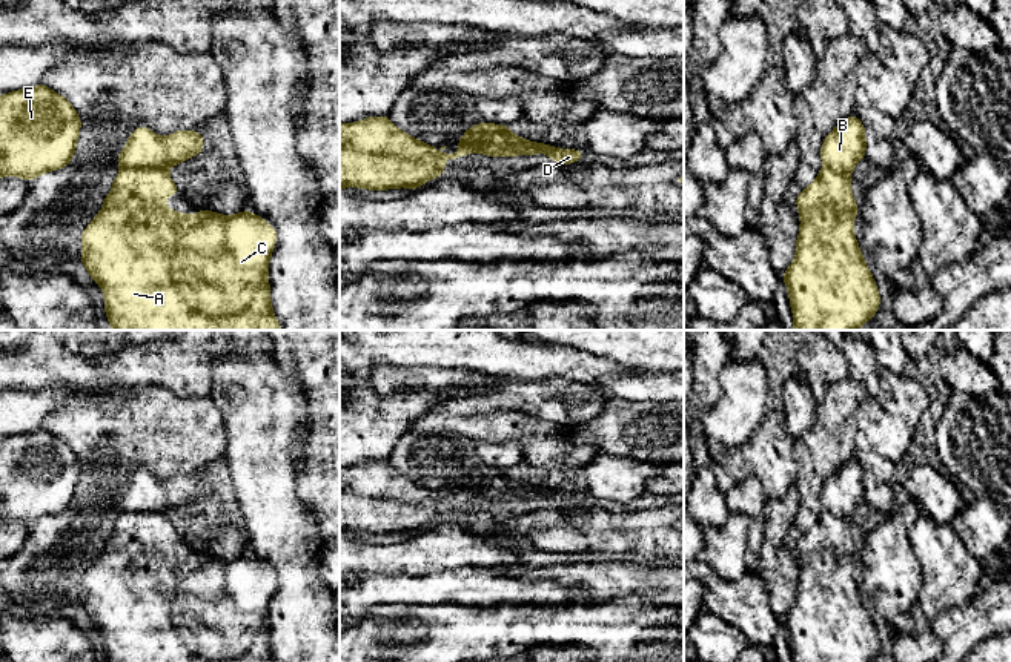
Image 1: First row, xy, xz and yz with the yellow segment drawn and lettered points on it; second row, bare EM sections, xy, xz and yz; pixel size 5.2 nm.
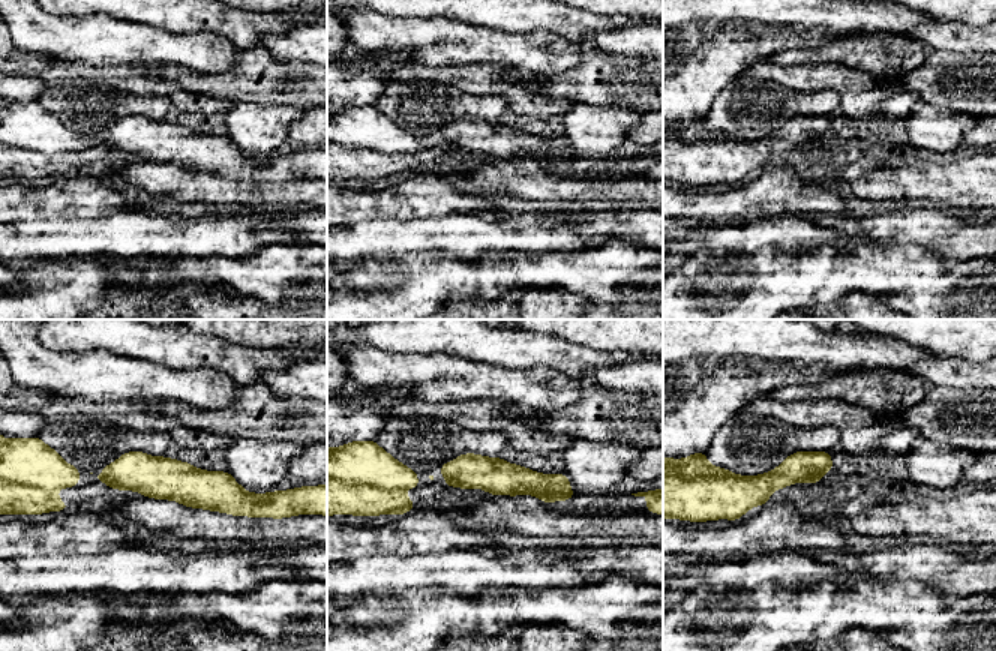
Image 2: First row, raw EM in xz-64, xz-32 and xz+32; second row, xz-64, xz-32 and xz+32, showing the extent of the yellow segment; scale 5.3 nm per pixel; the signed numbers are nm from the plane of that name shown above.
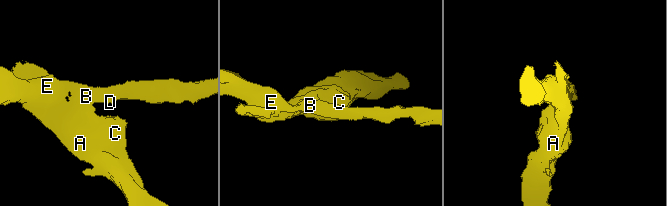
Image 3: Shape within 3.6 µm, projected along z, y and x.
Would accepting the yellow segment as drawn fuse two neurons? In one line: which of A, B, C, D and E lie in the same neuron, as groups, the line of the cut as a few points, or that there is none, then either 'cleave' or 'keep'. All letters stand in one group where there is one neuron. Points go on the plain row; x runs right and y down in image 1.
A C / B D E; cut in xz along (340, 489), (397, 499), (437, 498); cleave

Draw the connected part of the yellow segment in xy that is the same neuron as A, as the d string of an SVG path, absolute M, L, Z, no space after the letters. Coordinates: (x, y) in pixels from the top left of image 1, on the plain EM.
M123 510L114 524L111 536L106 539L98 559L86 570L80 587L83 599L80 607L104 636L104 654L108 662L275 662L270 647L269 602L275 591L277 573L269 570L260 559L252 559L249 553L237 559L218 559L212 554L198 554L192 558L180 558L164 548L166 539L180 539L178 531L171 524L167 513L158 511L134 511Z

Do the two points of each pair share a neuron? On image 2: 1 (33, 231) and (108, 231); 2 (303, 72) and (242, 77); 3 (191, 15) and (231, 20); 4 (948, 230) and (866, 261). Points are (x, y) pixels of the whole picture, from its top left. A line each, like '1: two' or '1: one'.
1: one
2: one
3: one
4: two

